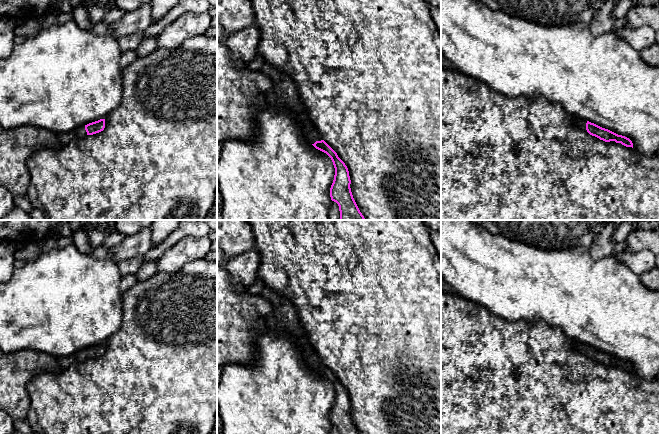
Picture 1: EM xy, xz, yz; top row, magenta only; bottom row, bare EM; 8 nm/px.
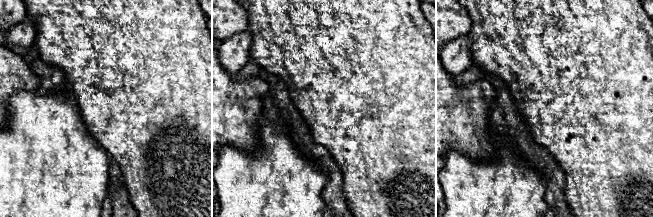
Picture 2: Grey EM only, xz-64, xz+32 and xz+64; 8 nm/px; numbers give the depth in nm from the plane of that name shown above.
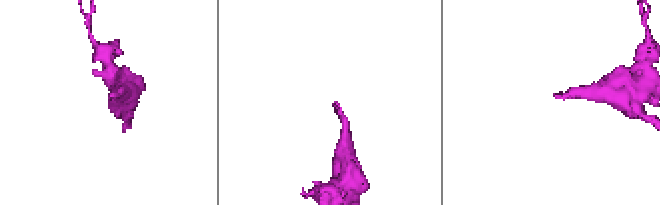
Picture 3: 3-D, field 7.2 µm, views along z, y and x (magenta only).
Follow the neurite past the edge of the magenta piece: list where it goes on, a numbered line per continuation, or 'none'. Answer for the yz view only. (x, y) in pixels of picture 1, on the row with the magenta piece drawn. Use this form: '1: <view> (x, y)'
1: yz (581, 123)

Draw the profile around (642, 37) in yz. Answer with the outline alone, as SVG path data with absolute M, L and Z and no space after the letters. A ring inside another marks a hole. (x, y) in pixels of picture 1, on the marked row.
M624 25L614 32L620 39L629 43L638 51L656 43L656 31L649 25L642 25L637 28Z

